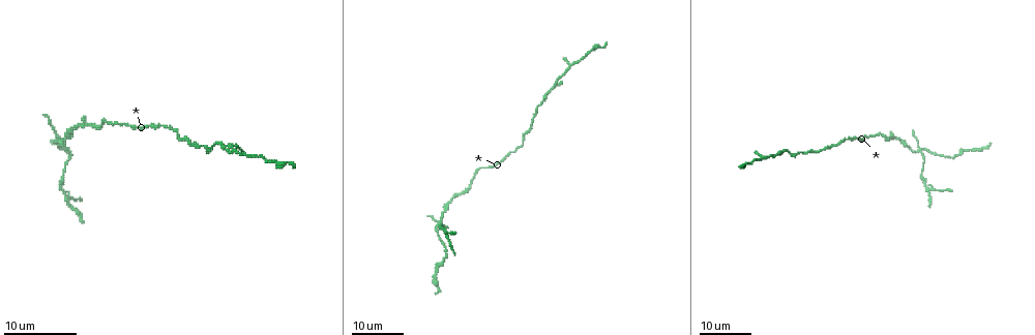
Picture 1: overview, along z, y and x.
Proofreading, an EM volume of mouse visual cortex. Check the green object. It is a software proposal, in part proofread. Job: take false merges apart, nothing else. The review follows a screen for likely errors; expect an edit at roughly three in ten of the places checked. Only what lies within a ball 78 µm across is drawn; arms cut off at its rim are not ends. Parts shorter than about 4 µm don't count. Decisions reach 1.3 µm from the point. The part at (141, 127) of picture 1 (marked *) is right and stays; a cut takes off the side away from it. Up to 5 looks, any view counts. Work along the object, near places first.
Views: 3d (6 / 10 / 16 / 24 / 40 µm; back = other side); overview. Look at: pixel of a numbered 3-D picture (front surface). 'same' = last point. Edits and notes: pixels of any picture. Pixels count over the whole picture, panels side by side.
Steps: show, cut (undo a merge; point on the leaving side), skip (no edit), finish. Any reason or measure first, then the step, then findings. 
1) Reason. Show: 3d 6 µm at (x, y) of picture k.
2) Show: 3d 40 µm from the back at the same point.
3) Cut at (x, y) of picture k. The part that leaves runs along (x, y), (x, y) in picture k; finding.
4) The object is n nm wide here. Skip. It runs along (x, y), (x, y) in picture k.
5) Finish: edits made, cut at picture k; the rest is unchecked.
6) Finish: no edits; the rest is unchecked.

Thin arm on a thick one. Show: 3d 24 µm at (556, 82) of picture 1.

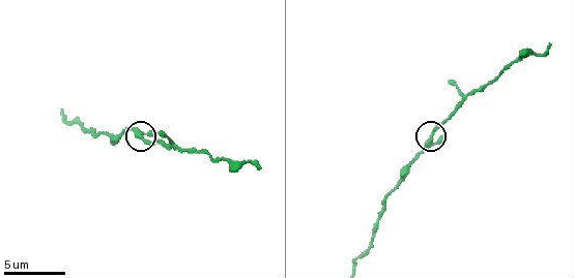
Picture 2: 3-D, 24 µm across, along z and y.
Show: 3d 10 µm at (433, 132) of picture 2.

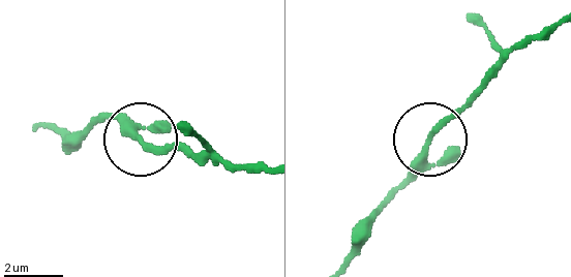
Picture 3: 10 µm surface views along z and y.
Skip. It runs along (341, 264), (361, 219), (477, 88) in picture 3; all the same neuron.

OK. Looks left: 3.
Looks like a crossing. Show: 3d 16 µm at (922, 150) of picture 1.

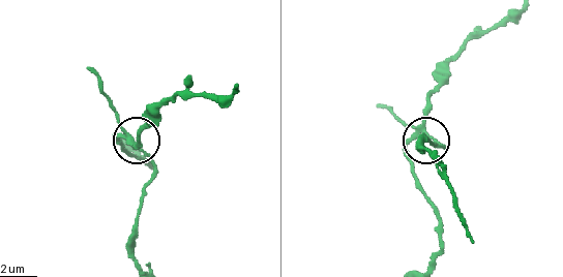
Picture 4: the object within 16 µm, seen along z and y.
Show: 3d 10 µm at (129, 142) of picture 4.

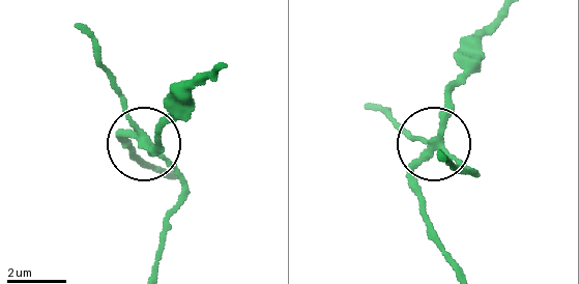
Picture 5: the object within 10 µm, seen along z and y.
Show: 3d 6 µm at (147, 142) of picture 5.

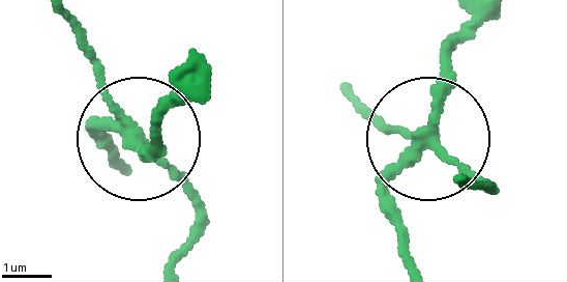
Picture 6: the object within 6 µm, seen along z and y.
The object is 220 nm wide here. Cut at (97, 73) of picture 6. The part that leaves runs along (138, 136), (196, 206), (187, 256) in picture 6; a second neuron is stuck on.

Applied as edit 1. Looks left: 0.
Finish: edits made, cut at picture 6; the rest is unchecked.

